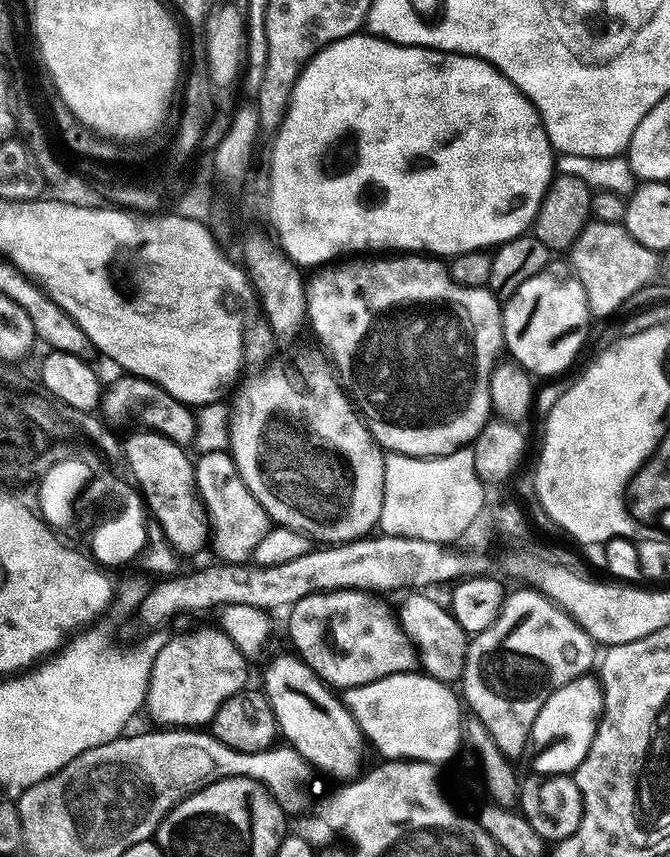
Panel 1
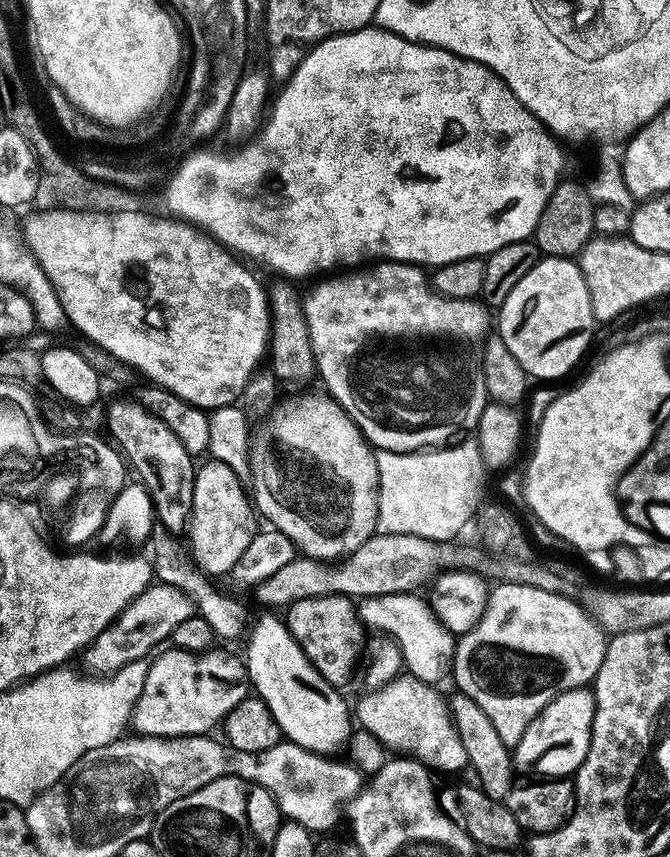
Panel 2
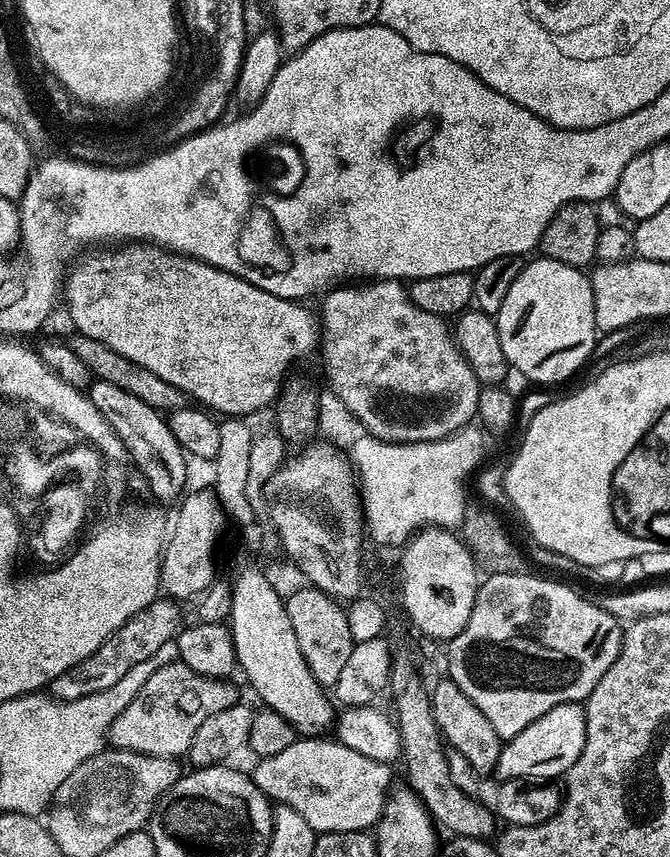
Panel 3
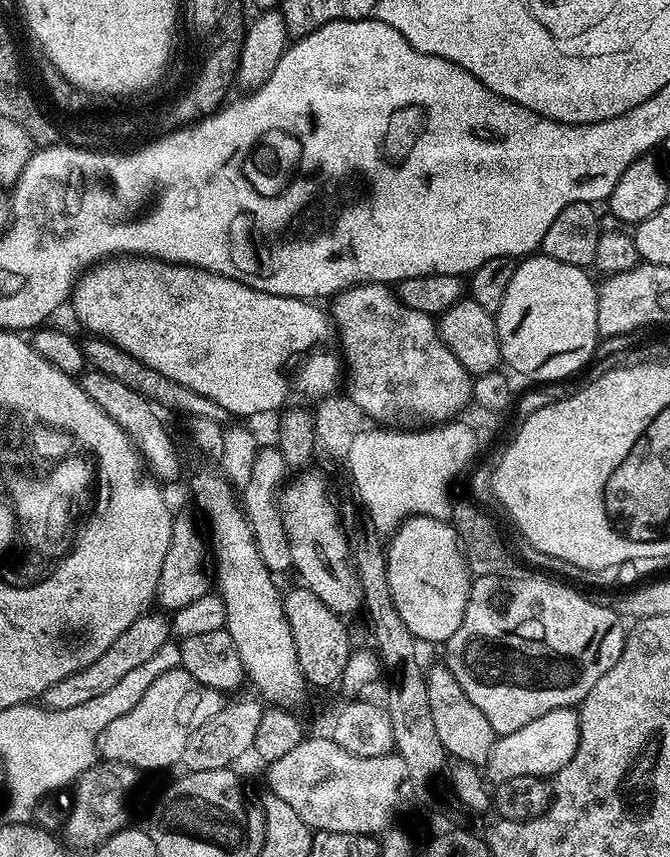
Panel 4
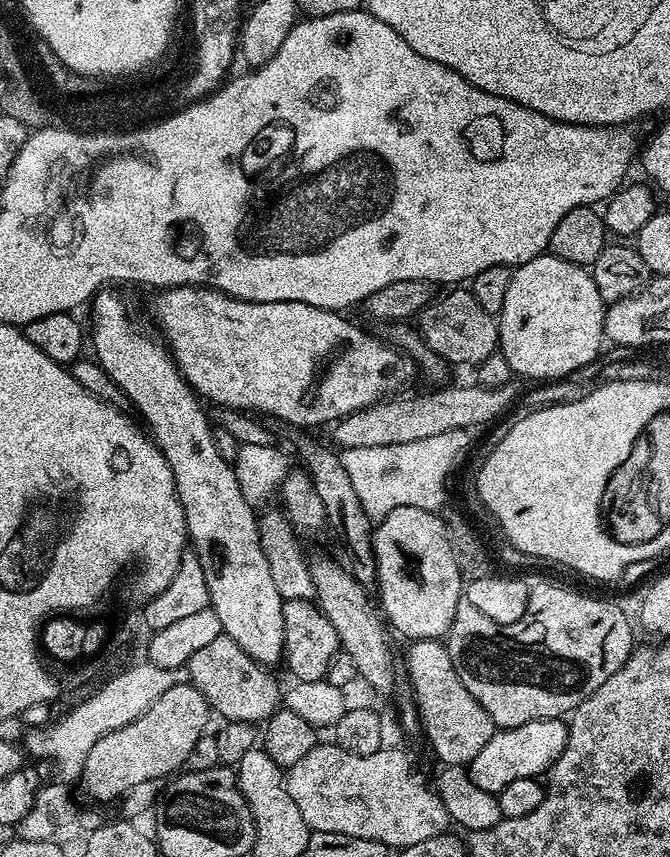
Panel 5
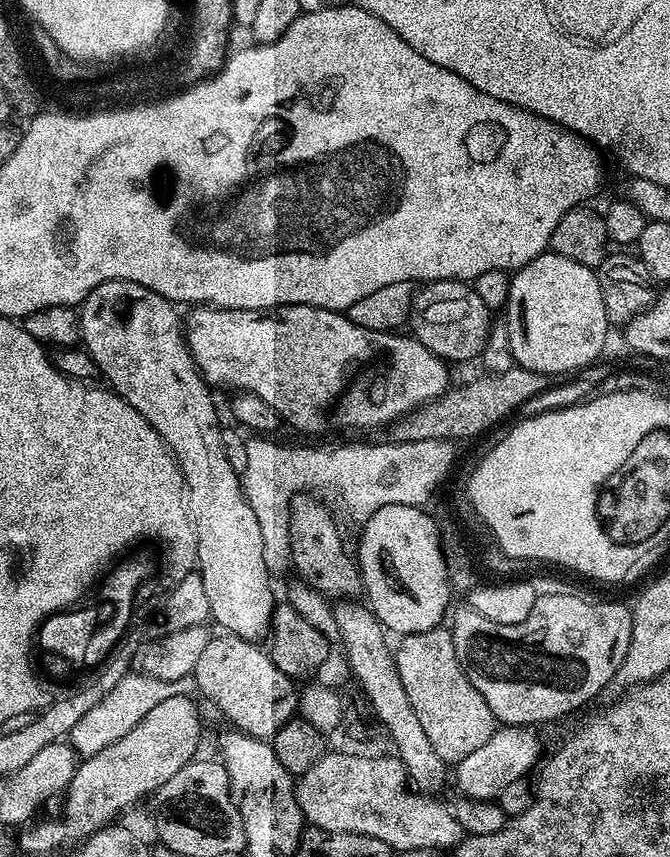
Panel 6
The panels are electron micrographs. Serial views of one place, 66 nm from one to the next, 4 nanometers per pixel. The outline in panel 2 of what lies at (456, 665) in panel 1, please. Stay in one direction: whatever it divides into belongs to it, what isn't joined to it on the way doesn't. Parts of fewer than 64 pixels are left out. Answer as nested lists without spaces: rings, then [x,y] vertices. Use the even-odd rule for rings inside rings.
[[[399,592],[398,594],[386,594],[385,596],[366,596],[359,601],[358,615],[365,629],[381,628],[385,637],[393,638],[394,643],[400,650],[400,659],[407,675],[416,676],[427,684],[435,685],[440,675],[449,671],[452,656],[456,653],[457,637],[446,627],[443,622],[432,612],[431,605],[420,594],[411,592]]]

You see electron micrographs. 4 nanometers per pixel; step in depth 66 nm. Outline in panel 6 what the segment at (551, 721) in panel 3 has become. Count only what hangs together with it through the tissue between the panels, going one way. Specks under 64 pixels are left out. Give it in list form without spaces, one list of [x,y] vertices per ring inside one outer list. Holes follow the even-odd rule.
[[[500,726],[478,750],[473,750],[467,758],[462,758],[455,765],[456,784],[460,787],[459,795],[474,801],[495,801],[510,782],[525,779],[528,771],[537,767],[540,756],[540,740],[528,726]]]

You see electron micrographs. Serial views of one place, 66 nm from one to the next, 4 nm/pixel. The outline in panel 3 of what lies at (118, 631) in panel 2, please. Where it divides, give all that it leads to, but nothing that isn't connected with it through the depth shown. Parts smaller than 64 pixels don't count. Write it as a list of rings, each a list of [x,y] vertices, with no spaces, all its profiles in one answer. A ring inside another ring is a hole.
[[[157,598],[146,610],[134,614],[130,622],[123,624],[103,646],[90,658],[78,662],[66,674],[54,678],[48,683],[47,691],[54,700],[77,700],[86,698],[90,694],[98,694],[102,690],[110,690],[114,682],[122,682],[122,677],[134,666],[147,660],[156,660],[159,652],[163,650],[164,643],[171,641],[181,627],[180,612],[177,601],[171,598]]]

